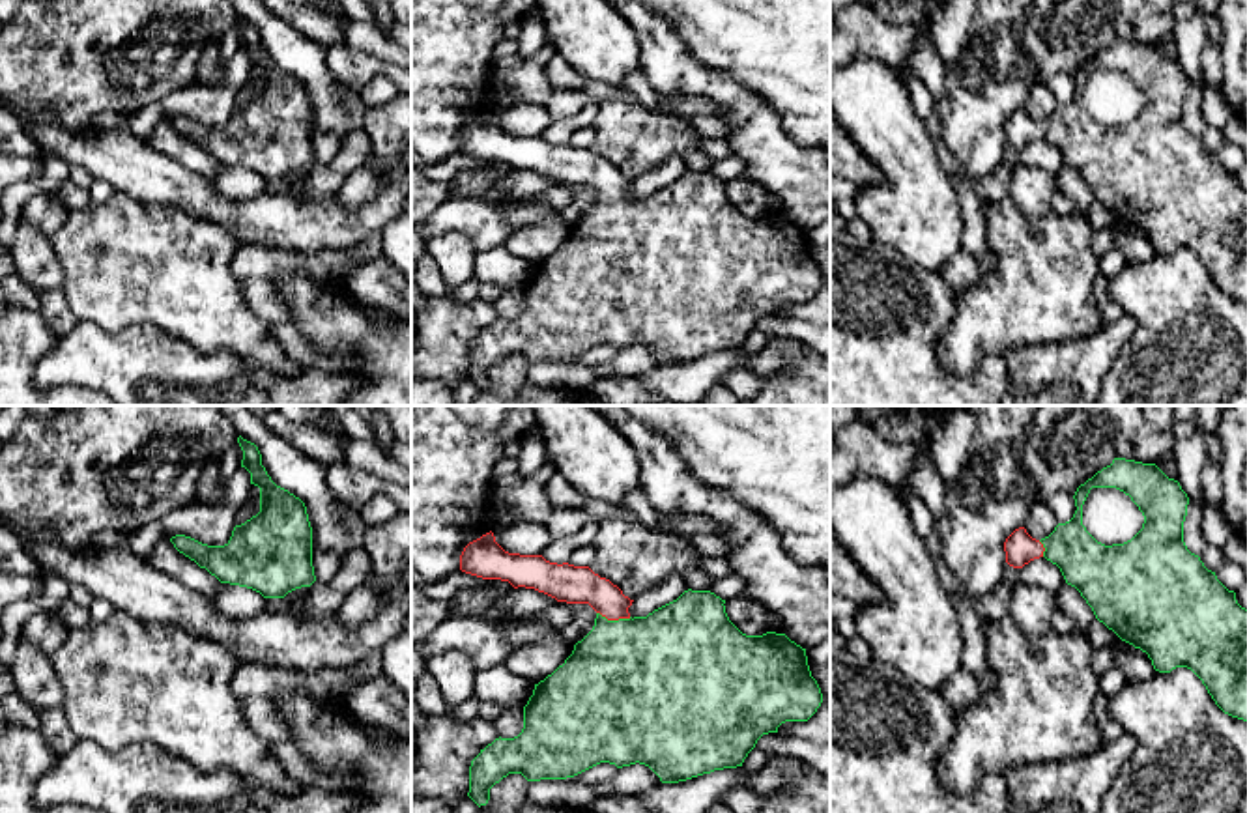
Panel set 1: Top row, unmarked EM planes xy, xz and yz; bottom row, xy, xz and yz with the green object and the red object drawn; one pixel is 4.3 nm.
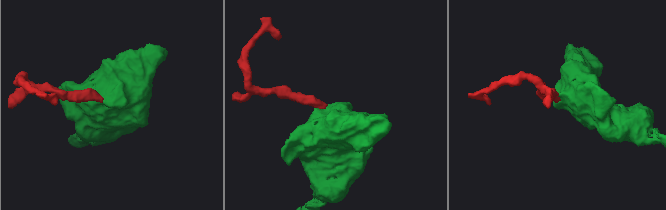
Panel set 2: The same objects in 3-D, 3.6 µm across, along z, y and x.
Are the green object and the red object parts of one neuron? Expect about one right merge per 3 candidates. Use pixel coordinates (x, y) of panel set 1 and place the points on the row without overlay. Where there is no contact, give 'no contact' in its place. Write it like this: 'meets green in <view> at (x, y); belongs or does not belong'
meets green in xz at (614, 202); belongs

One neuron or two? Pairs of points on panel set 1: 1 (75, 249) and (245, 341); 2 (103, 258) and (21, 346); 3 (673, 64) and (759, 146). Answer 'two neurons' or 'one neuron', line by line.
1: one neuron
2: two neurons
3: one neuron

